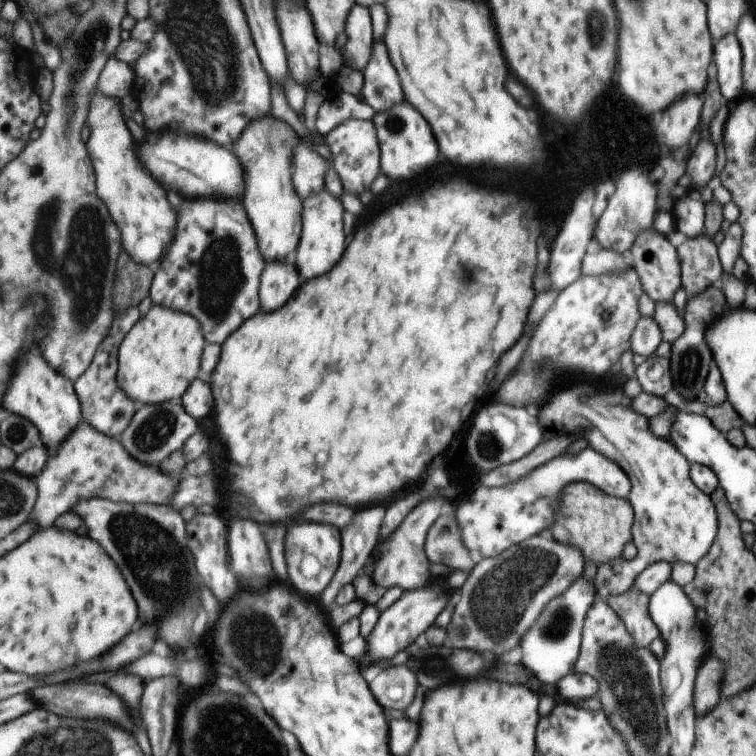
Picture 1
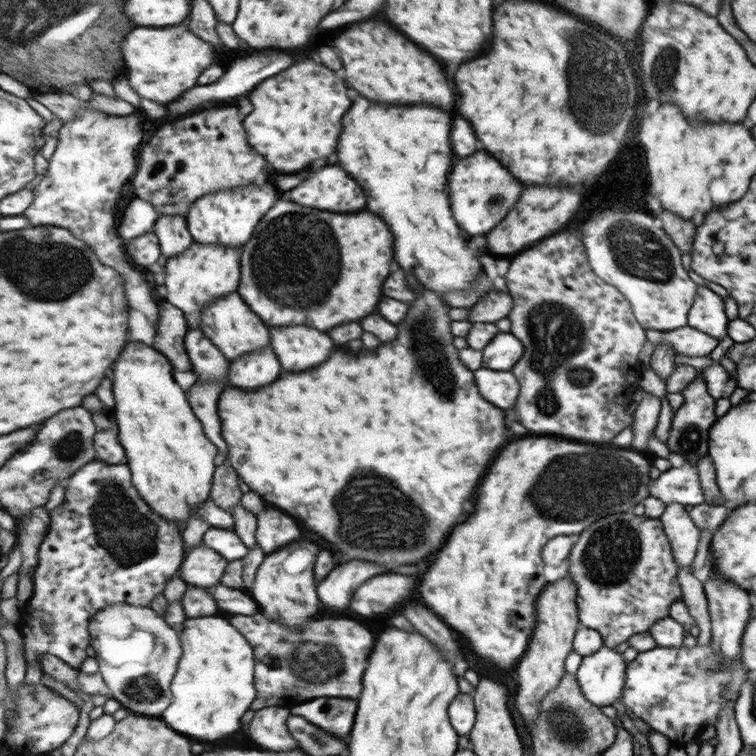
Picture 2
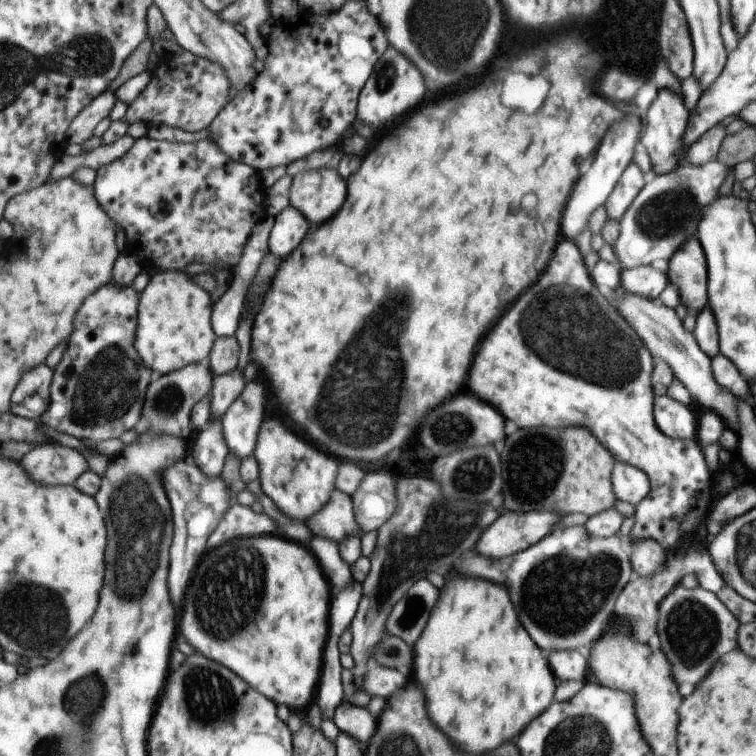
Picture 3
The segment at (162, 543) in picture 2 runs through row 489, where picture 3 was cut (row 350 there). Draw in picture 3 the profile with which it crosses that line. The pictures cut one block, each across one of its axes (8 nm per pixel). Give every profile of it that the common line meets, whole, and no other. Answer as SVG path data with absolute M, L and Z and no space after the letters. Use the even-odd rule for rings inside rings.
M115 279L86 300L64 360L55 370L52 404L42 416L43 423L81 440L121 439L127 432L140 429L145 394L157 377L152 368L144 368L138 352L140 302L142 293L138 296L134 286L126 288Z

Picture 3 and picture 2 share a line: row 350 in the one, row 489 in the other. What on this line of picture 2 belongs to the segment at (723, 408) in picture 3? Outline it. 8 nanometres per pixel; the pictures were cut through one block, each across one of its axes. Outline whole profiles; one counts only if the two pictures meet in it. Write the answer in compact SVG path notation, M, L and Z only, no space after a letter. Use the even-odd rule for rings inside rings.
M685 461L679 468L670 467L670 470L662 472L651 484L651 496L666 505L677 502L684 506L696 506L705 502L706 494L697 465Z

